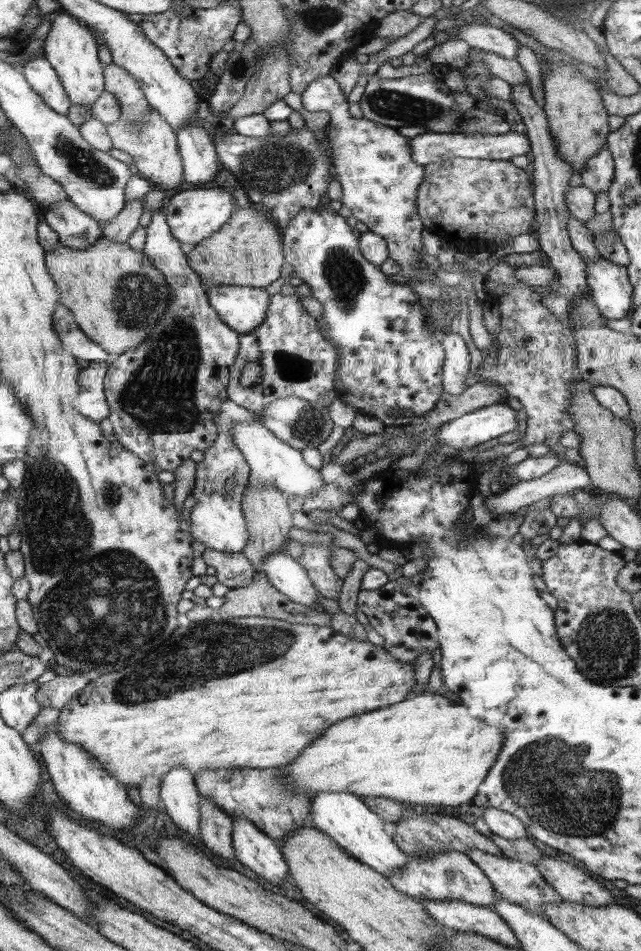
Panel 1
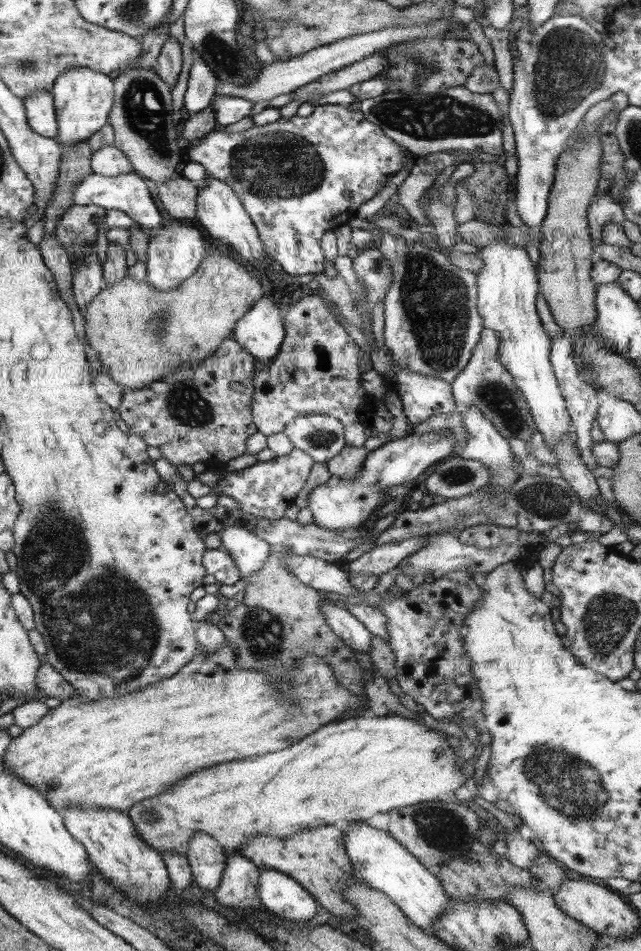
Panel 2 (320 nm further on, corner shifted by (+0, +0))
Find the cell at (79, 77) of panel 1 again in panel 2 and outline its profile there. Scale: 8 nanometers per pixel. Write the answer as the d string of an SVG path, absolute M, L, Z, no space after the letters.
M71 66L63 72L53 86L53 103L60 124L55 140L61 146L73 146L89 140L94 133L109 124L115 98L115 79L108 74L90 70L87 66Z

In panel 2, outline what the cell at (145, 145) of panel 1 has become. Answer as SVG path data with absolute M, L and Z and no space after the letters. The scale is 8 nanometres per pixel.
M181 174L169 178L164 184L158 184L158 196L164 210L175 220L191 221L197 218L197 197L199 189Z

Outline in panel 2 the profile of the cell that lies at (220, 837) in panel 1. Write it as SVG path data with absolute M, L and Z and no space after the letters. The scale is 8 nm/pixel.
M228 854L220 886L213 892L216 902L222 906L228 906L228 908L238 908L240 913L246 912L246 910L262 910L263 904L257 891L260 873L261 870L244 855Z

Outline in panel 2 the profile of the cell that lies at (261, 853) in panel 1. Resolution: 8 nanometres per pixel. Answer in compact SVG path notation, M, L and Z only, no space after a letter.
M263 868L257 891L263 908L278 918L304 922L318 914L317 900L288 874Z

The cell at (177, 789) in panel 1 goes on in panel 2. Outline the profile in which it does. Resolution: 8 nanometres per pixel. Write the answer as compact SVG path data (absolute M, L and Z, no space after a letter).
M197 832L189 841L185 854L196 884L214 892L219 886L227 863L227 855L220 843L205 832Z

